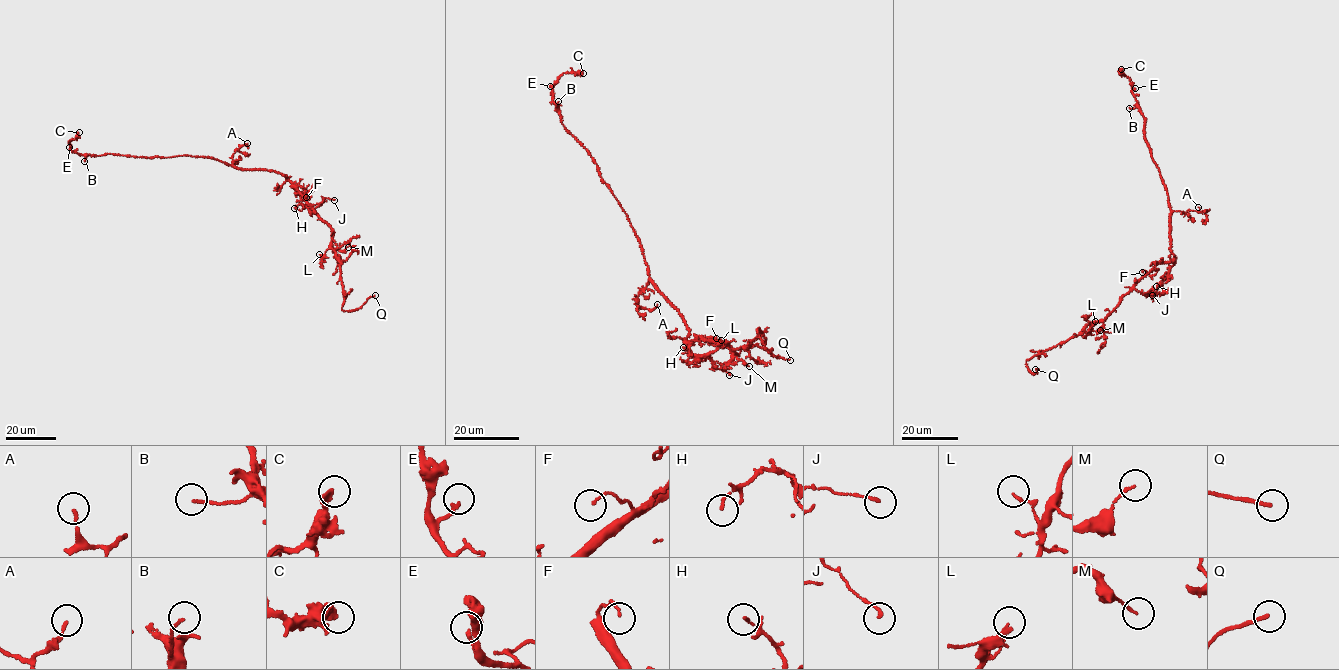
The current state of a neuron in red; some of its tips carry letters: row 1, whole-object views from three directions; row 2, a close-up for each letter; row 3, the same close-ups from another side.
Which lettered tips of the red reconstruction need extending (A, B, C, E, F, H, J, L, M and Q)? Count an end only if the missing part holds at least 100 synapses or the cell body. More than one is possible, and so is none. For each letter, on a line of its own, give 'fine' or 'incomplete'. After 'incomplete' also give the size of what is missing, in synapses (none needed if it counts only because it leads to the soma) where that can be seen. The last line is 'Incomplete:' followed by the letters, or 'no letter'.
A: fine
B: fine
C: fine
E: fine
F: fine
H: fine
J: fine
L: fine
M: fine
Q: incomplete
Incomplete: Q

